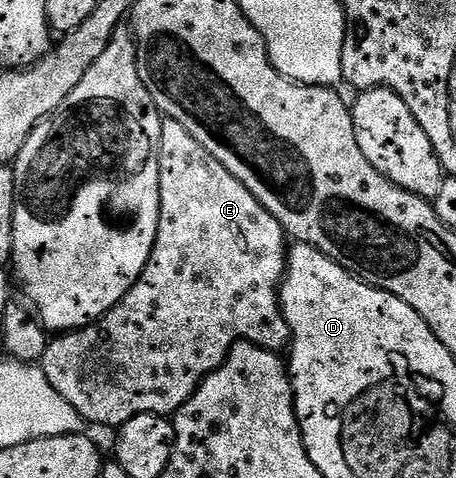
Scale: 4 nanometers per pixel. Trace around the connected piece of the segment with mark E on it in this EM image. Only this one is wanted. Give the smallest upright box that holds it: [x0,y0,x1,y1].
[42,118,292,429]

